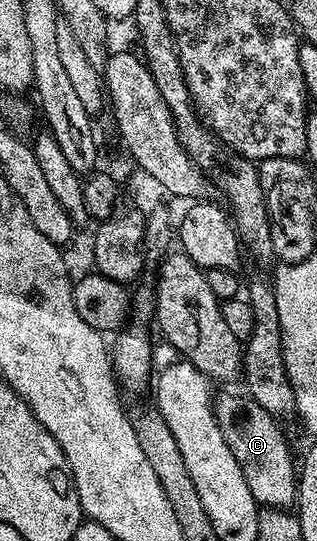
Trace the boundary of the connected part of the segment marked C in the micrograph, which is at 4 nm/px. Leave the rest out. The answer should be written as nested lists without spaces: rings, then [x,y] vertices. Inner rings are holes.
[[[250,397],[223,398],[215,402],[217,424],[229,452],[241,464],[241,476],[253,492],[253,500],[263,508],[291,508],[297,502],[297,462],[291,459],[287,438],[280,423],[261,404],[252,402]]]

